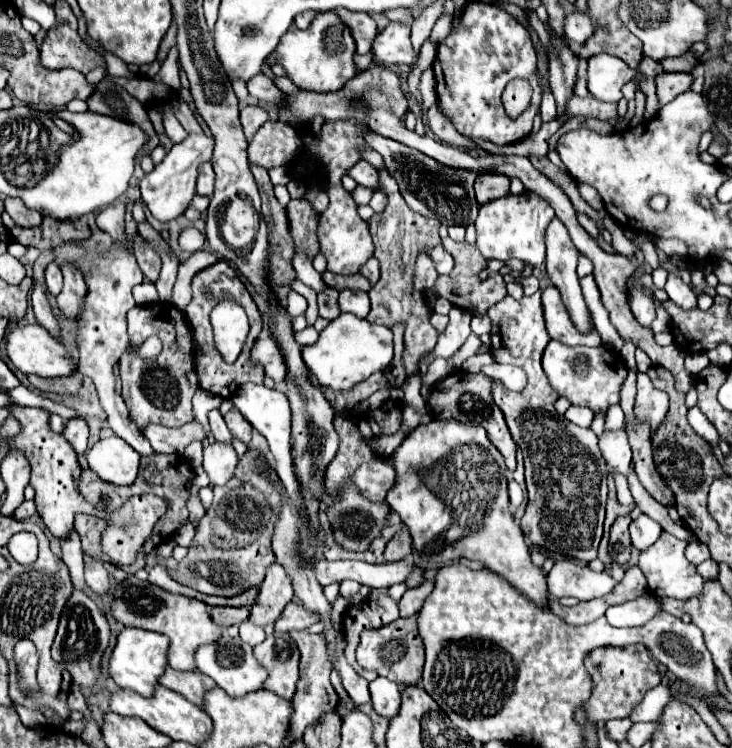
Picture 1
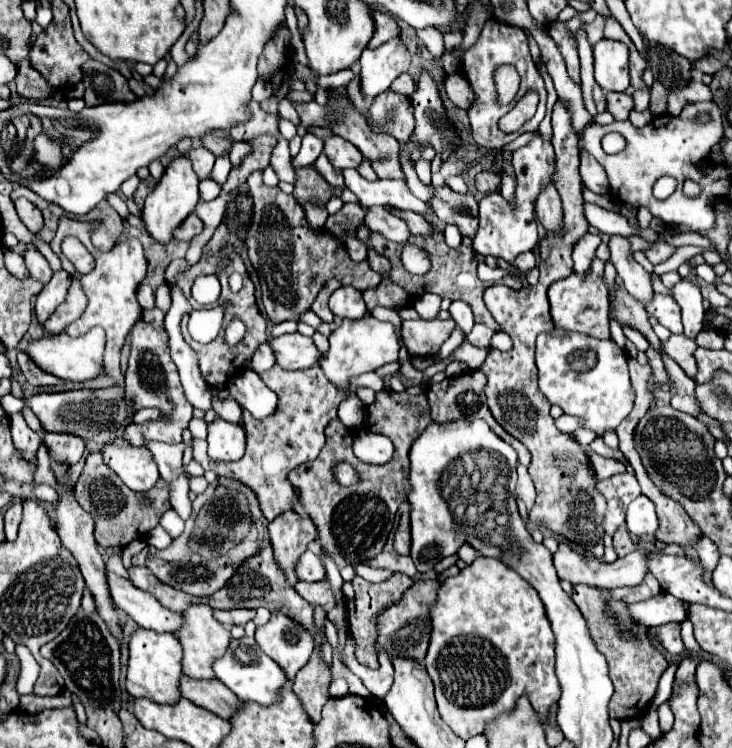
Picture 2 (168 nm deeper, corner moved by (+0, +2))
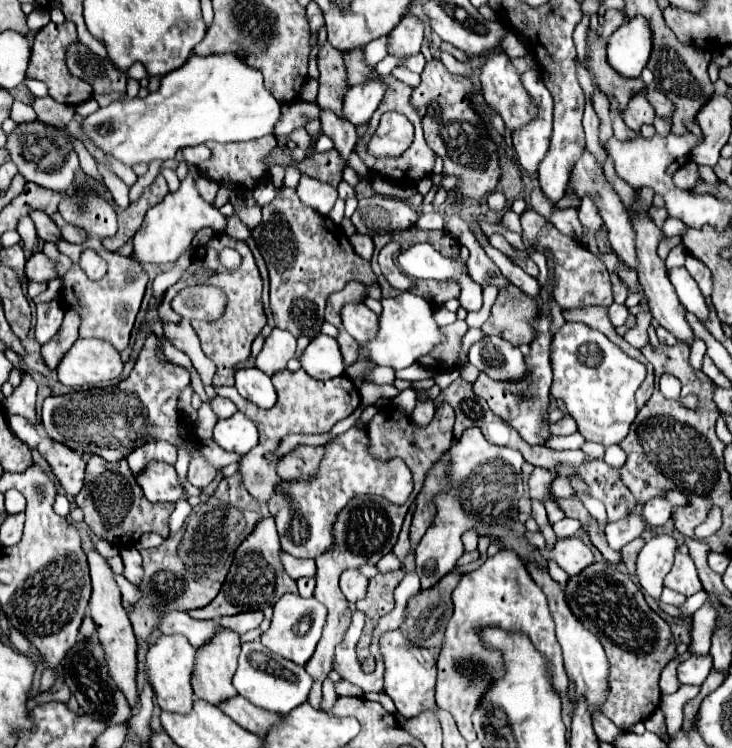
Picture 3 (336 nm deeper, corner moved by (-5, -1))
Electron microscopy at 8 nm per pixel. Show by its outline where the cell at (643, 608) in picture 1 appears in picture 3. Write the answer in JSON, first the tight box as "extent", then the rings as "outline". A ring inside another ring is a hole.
{"extent":[680,590,706,616],"outline":[[[702,590],[702,592],[696,592],[694,596],[690,596],[686,602],[684,602],[684,606],[680,606],[680,612],[684,614],[684,616],[692,616],[702,604],[704,604],[704,600],[706,600],[706,592]]]}

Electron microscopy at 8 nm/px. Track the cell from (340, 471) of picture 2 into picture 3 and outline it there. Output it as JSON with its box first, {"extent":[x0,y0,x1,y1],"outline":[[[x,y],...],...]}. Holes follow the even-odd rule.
{"extent":[268,406,412,559],"outline":[[[368,406],[360,416],[358,428],[350,428],[348,432],[336,436],[330,444],[326,444],[326,456],[316,478],[308,482],[282,480],[278,484],[268,508],[276,520],[284,552],[303,559],[316,559],[322,552],[326,552],[326,548],[332,544],[332,524],[336,520],[336,514],[346,506],[348,500],[358,494],[372,492],[388,498],[394,504],[404,504],[408,500],[412,492],[412,474],[408,466],[398,458],[380,462],[368,454],[366,424],[376,412],[376,406]]]}

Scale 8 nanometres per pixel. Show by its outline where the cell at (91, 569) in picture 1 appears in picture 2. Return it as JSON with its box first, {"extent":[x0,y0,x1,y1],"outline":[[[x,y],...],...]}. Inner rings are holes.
{"extent":[107,571,181,633],"outline":[[[111,571],[107,573],[107,579],[115,605],[123,609],[139,627],[157,633],[177,633],[181,629],[181,613],[165,609],[151,593],[137,589],[129,579],[123,579]]]}

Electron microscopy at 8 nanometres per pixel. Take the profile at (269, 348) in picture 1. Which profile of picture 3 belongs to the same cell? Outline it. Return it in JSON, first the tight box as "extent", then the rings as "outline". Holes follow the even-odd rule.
{"extent":[298,336,344,380],"outline":[[[316,336],[302,356],[298,358],[302,364],[302,370],[306,370],[316,380],[326,380],[340,376],[344,372],[344,360],[338,348],[338,342],[330,336]]]}

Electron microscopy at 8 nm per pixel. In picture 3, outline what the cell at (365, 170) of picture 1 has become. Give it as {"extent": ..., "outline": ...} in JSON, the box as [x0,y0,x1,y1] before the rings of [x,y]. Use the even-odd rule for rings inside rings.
{"extent":[320,110,356,164],"outline":[[[322,110],[320,120],[322,120],[322,132],[328,138],[332,138],[336,152],[348,164],[348,158],[354,152],[354,144],[356,144],[356,128],[354,128],[354,124],[340,120],[330,110]]]}

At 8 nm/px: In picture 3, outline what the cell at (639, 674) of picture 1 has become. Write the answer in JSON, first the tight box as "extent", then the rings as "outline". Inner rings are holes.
{"extent":[566,562,676,732],"outline":[[[596,562],[580,576],[572,576],[566,586],[566,600],[586,628],[600,638],[610,662],[610,696],[602,714],[630,732],[636,722],[646,720],[660,704],[660,672],[676,656],[670,626],[646,604],[638,584],[606,562]]]}

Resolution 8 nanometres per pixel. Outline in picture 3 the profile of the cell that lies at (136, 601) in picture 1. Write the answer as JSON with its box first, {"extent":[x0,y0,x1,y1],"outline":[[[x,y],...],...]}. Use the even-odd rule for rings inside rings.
{"extent":[192,628,240,704],"outline":[[[226,628],[218,630],[218,634],[214,634],[214,638],[210,638],[202,648],[198,648],[194,672],[192,672],[194,694],[210,704],[220,704],[222,700],[236,696],[238,692],[232,686],[232,676],[236,672],[238,654],[240,654],[240,636],[236,632],[226,630]]]}

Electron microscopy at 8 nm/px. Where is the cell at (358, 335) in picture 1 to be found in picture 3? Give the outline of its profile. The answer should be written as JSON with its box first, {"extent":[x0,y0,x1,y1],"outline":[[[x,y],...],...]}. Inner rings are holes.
{"extent":[360,292,444,368],"outline":[[[402,292],[396,298],[382,300],[382,314],[378,322],[378,334],[360,346],[360,354],[374,362],[376,366],[390,366],[390,368],[408,368],[418,360],[418,356],[424,356],[434,348],[434,344],[440,344],[444,336],[438,330],[438,324],[432,316],[432,304],[412,292]]]}

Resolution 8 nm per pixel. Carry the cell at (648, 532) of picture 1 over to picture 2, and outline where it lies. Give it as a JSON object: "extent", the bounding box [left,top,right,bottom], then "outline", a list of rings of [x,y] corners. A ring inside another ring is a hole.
{"extent":[627,495,659,535],"outline":[[[639,495],[635,501],[631,501],[627,509],[627,527],[633,535],[643,535],[643,533],[655,535],[657,525],[659,521],[653,501],[649,501],[645,495]]]}

